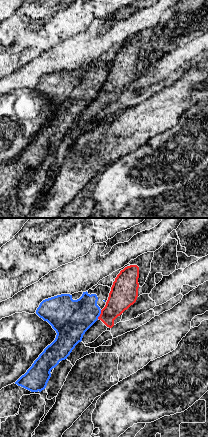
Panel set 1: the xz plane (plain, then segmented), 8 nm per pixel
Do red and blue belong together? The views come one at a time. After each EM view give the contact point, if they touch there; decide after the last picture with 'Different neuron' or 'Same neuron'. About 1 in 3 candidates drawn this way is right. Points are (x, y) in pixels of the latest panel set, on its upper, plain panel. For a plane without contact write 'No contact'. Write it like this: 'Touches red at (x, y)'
Touches red at (100, 90)

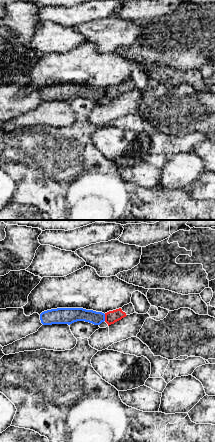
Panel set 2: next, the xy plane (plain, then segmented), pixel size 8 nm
Touches red at (105, 93)

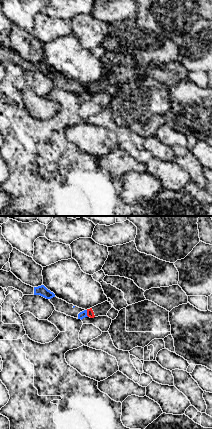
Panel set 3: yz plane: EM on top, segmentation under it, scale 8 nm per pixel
Touches red at (87, 89)

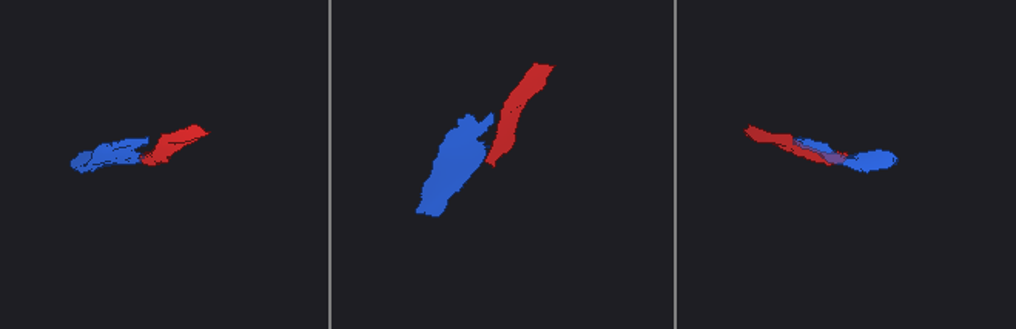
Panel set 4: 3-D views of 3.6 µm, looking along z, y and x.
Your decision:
Different neuron

